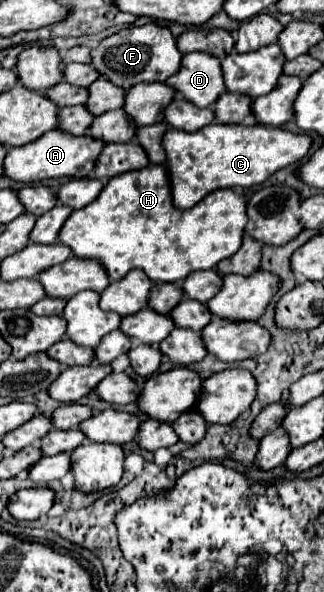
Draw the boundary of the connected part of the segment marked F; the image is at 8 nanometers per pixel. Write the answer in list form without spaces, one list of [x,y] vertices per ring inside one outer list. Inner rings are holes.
[[[151,22],[145,26],[125,28],[101,40],[99,46],[91,50],[91,64],[109,82],[115,82],[115,86],[123,90],[129,90],[139,82],[165,82],[171,74],[179,70],[181,56],[183,54],[179,52],[171,30]]]

